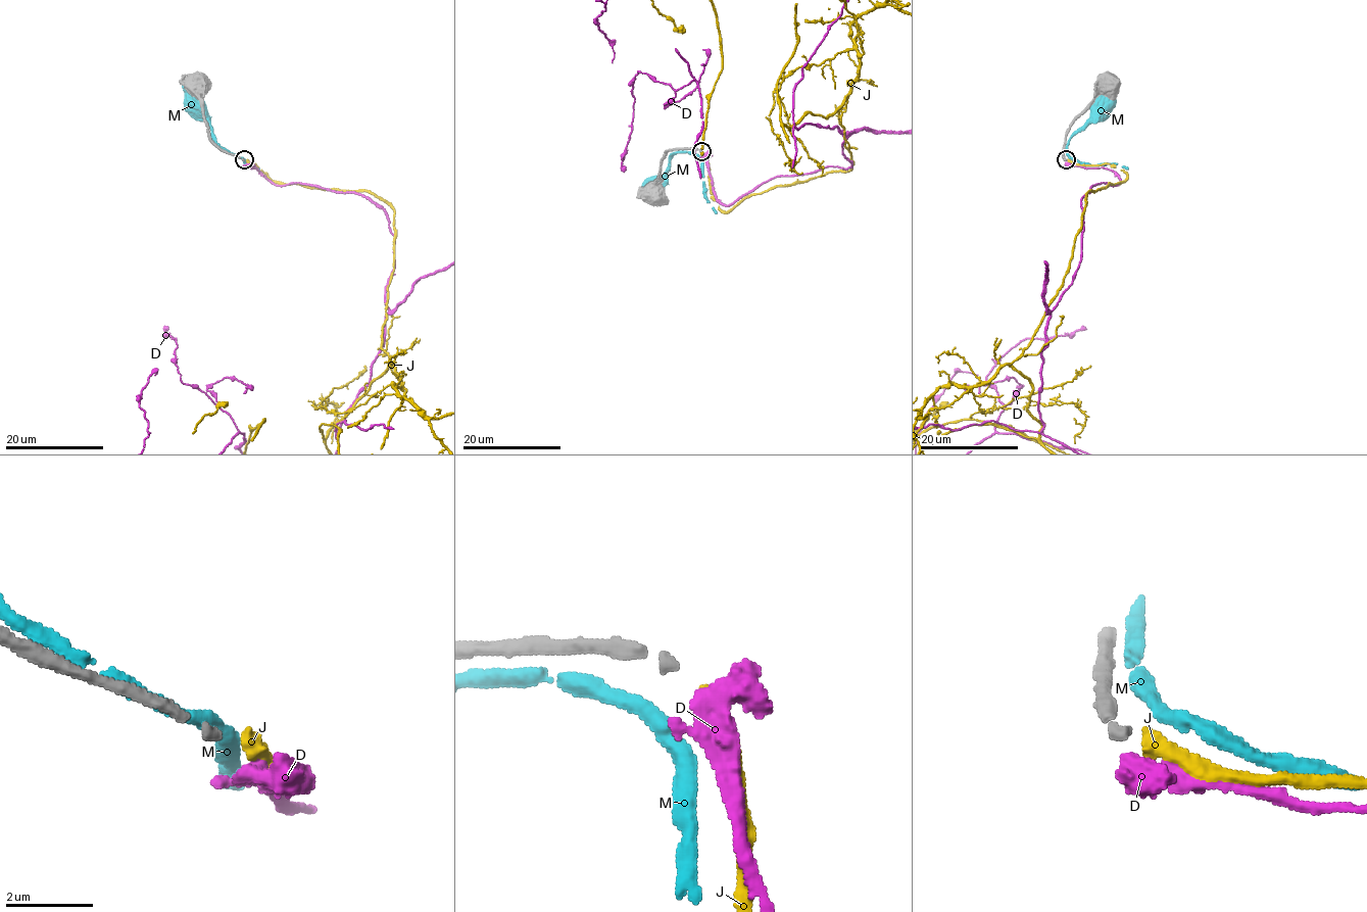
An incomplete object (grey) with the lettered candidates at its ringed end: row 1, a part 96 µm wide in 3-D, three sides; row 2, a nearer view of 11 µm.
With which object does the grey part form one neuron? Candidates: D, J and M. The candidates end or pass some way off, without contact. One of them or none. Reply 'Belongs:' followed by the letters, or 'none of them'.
Belongs: J

